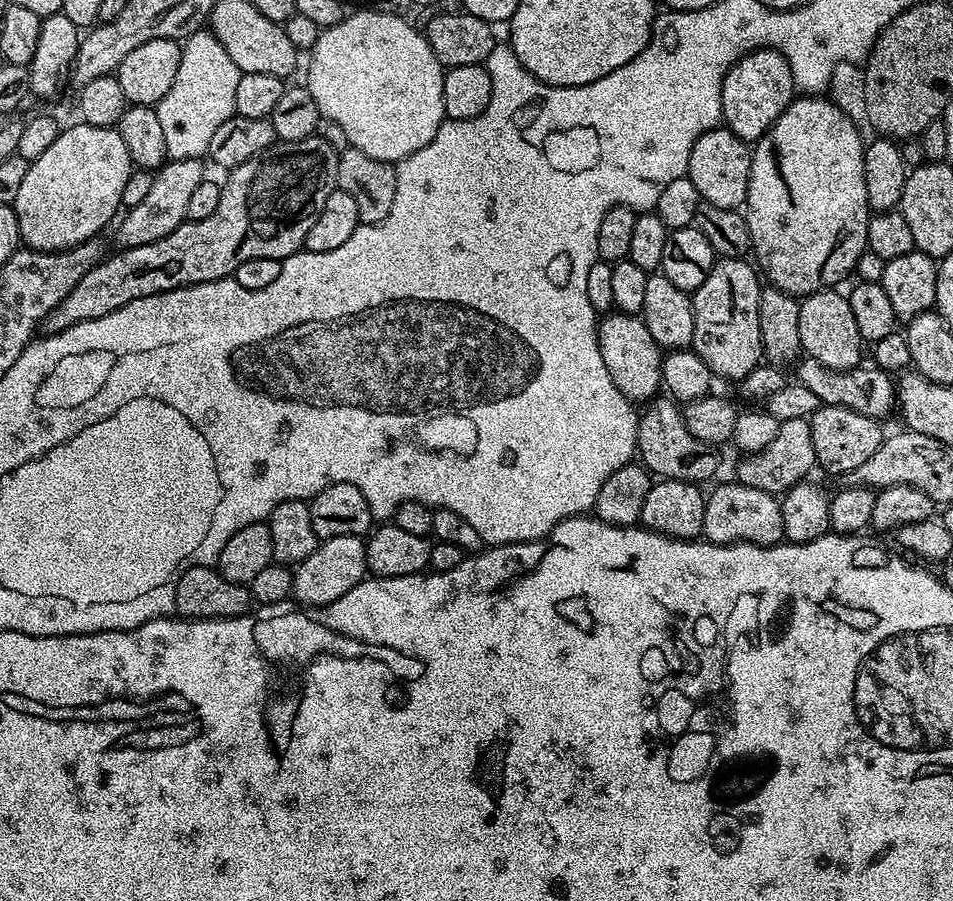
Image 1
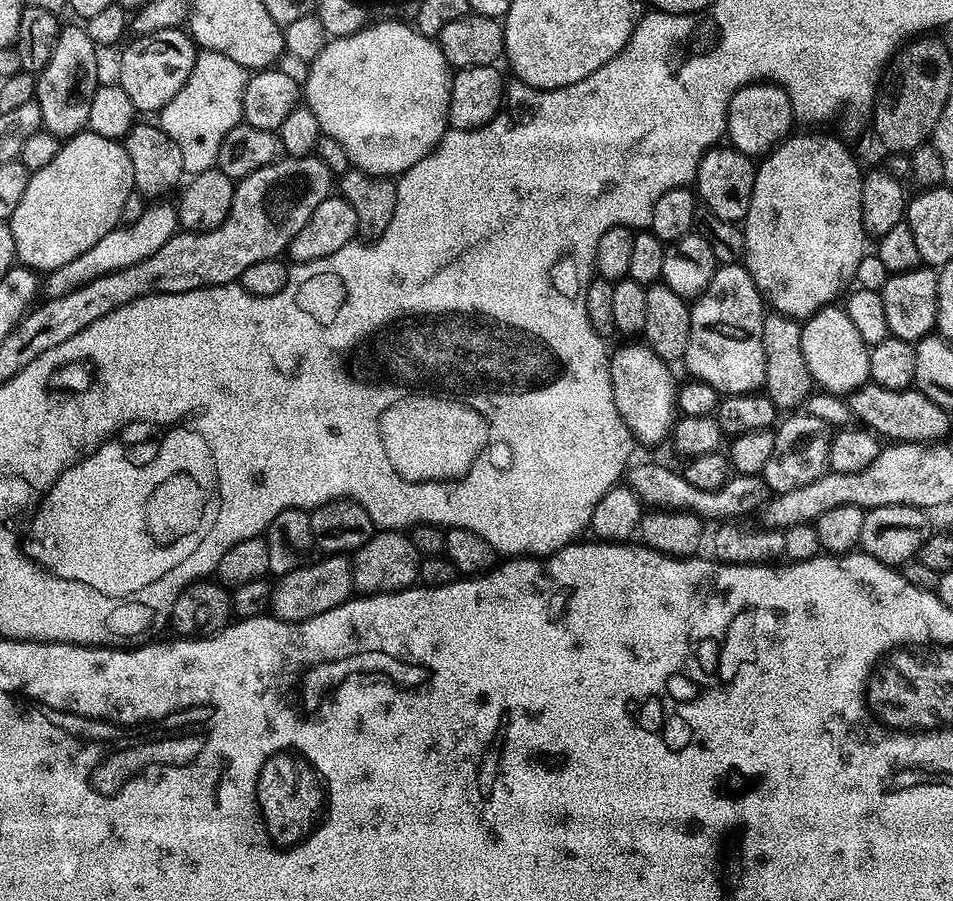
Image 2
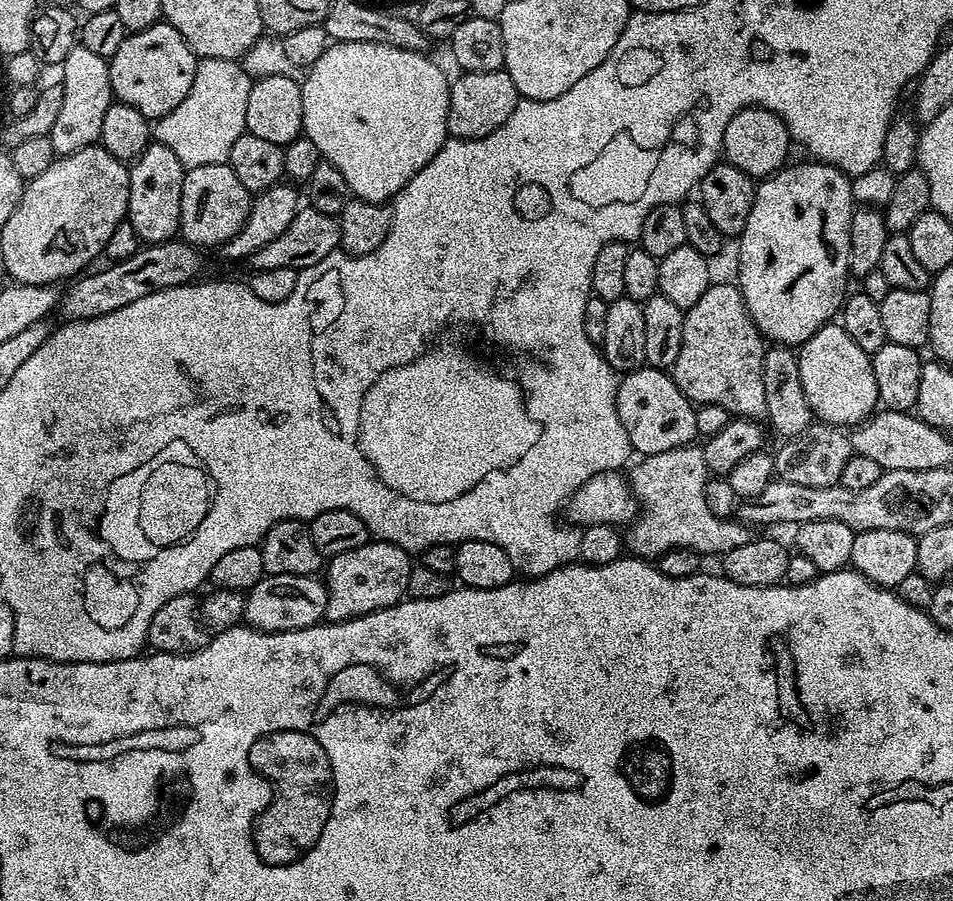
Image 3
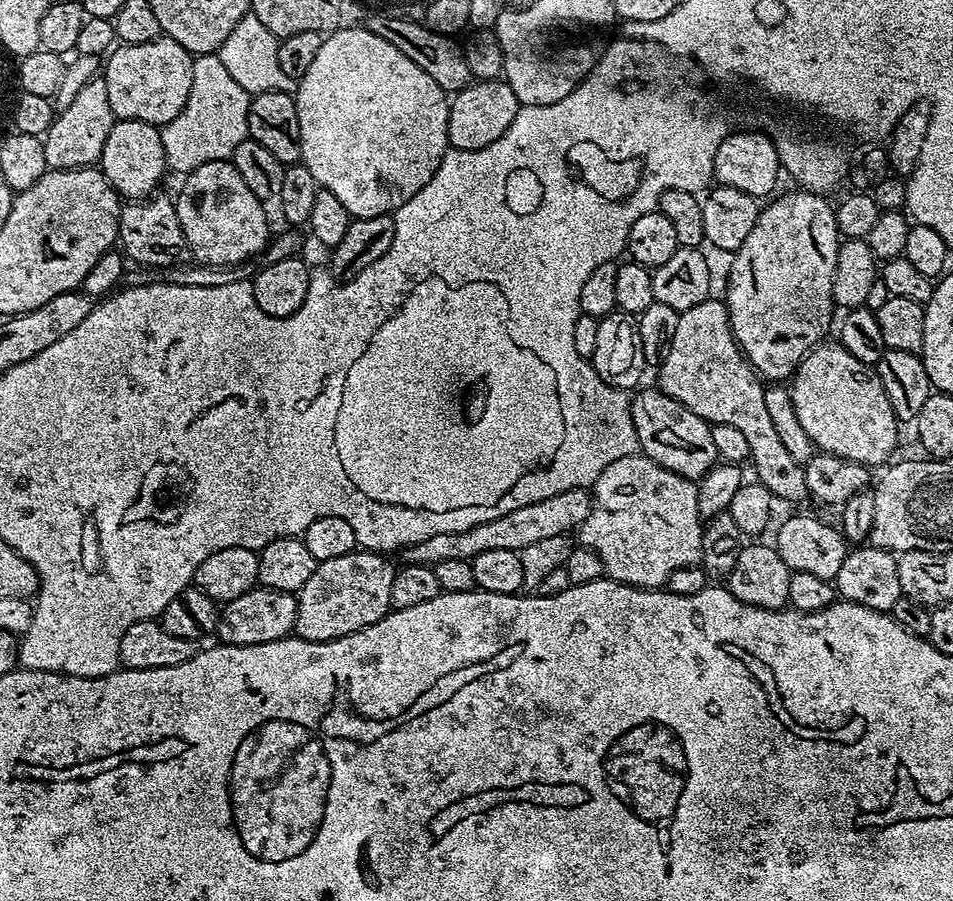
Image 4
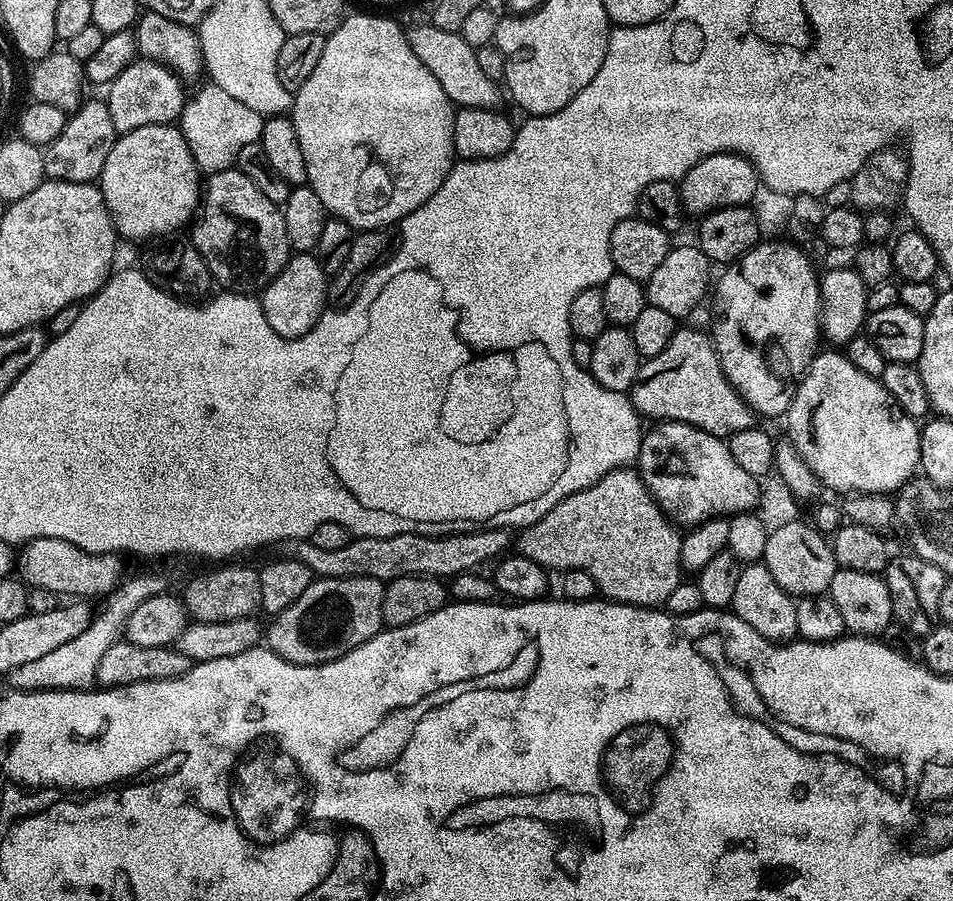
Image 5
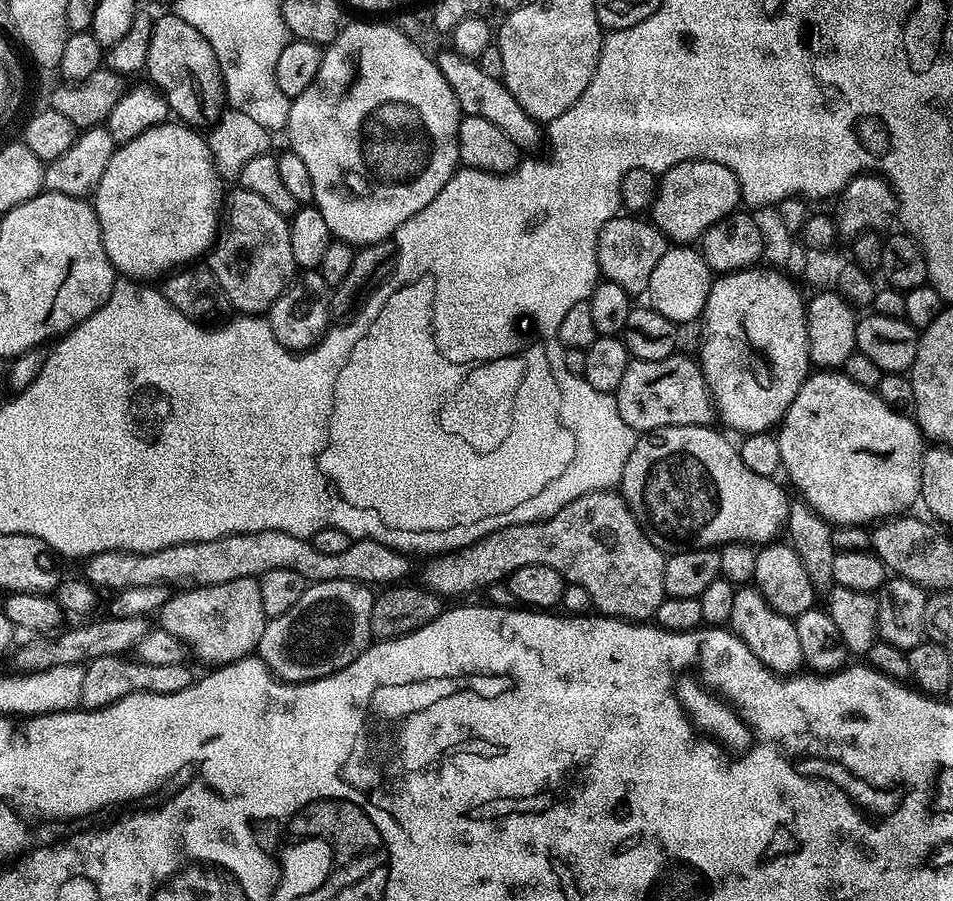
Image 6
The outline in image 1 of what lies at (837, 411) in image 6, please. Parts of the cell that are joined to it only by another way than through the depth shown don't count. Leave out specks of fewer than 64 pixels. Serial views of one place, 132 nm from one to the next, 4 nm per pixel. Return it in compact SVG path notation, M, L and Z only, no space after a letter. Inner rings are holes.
M840 290L812 292L799 303L798 334L801 336L801 349L830 370L846 371L859 365L862 360L862 341L847 295L844 292L840 293Z

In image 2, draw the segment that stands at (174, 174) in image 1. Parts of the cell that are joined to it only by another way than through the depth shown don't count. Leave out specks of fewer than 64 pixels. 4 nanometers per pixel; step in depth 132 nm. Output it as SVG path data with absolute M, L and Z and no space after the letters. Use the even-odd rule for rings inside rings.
M152 202L145 207L142 218L138 222L120 224L106 238L98 238L90 250L85 250L83 254L78 254L66 266L58 266L54 271L47 273L40 284L40 290L45 299L61 297L71 290L80 289L88 285L96 278L104 277L108 273L121 272L126 270L126 266L134 266L146 258L150 258L161 246L166 246L166 242L178 231L177 205L162 204L164 202Z

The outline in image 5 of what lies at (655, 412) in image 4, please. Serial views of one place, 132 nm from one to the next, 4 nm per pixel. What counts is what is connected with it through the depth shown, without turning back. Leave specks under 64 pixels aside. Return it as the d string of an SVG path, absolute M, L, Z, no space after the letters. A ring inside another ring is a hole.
M669 420L657 423L649 432L647 429L640 441L638 471L652 496L680 526L695 526L713 517L728 518L735 513L746 512L757 507L759 498L757 477L746 473L737 462L734 462L734 457L723 439L712 436L694 425Z

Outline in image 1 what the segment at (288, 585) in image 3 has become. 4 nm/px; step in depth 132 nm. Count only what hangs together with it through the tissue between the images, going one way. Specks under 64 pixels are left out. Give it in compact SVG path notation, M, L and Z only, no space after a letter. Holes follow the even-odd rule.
M347 536L319 541L316 552L301 564L295 565L292 573L291 595L300 606L315 610L333 604L342 594L354 590L369 575L368 546L365 537Z

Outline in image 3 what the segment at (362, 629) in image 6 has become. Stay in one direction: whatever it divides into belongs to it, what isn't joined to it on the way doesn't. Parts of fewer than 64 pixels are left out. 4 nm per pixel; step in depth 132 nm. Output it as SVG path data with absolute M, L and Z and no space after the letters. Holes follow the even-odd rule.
M375 538L358 546L358 550L331 557L326 564L328 576L323 577L323 582L328 588L325 617L332 622L353 620L399 604L405 599L413 566L413 557L406 550Z

